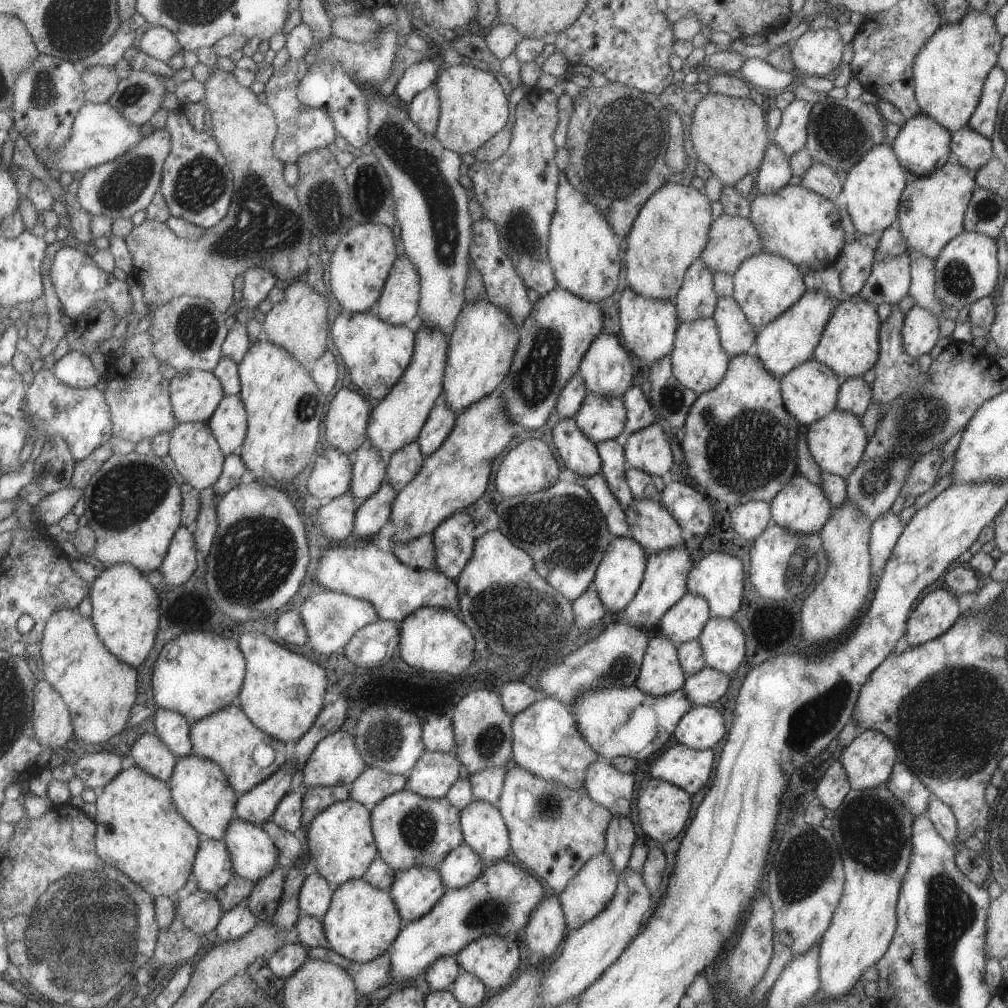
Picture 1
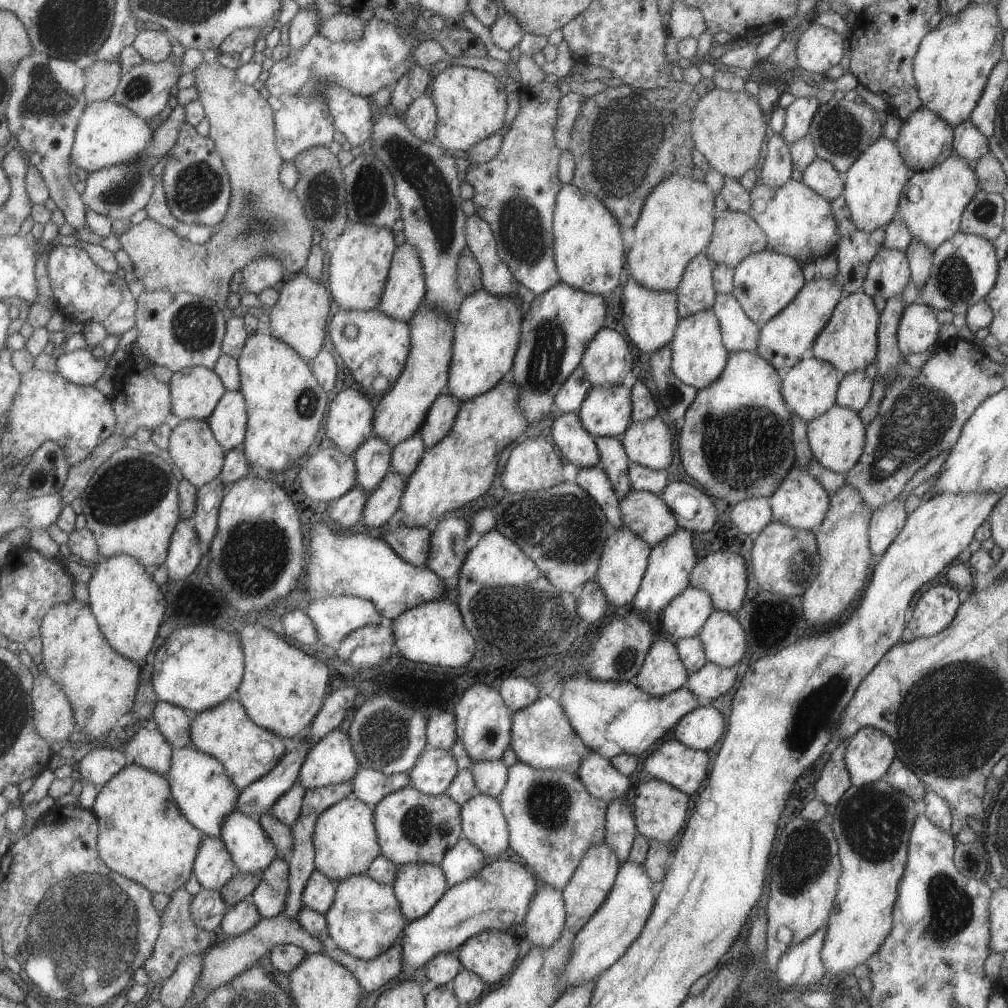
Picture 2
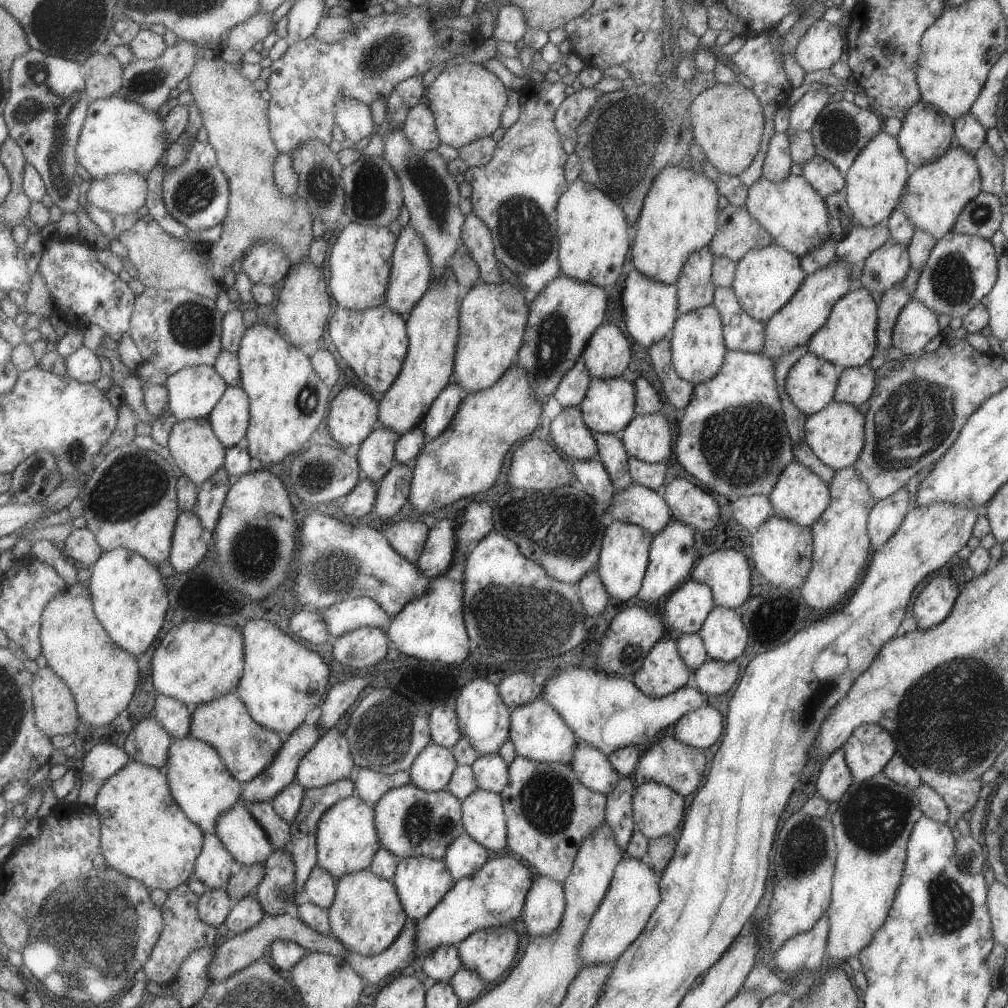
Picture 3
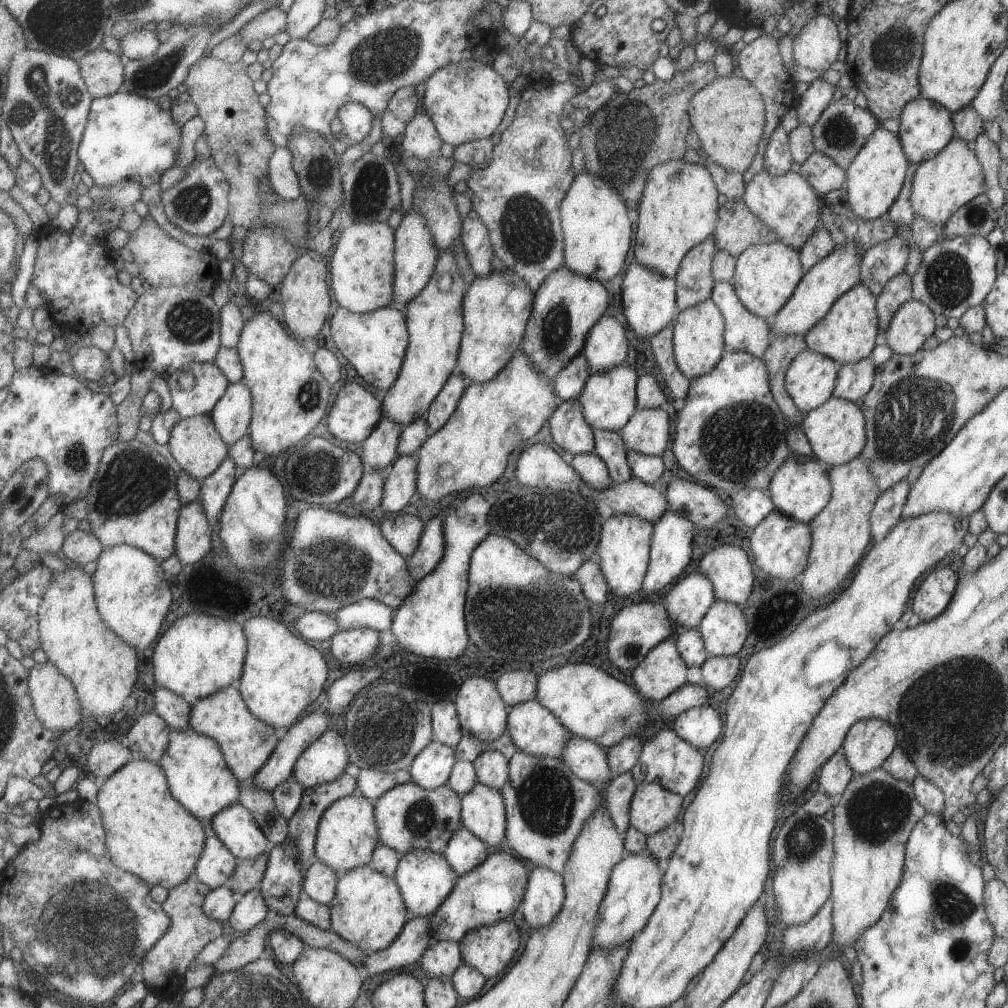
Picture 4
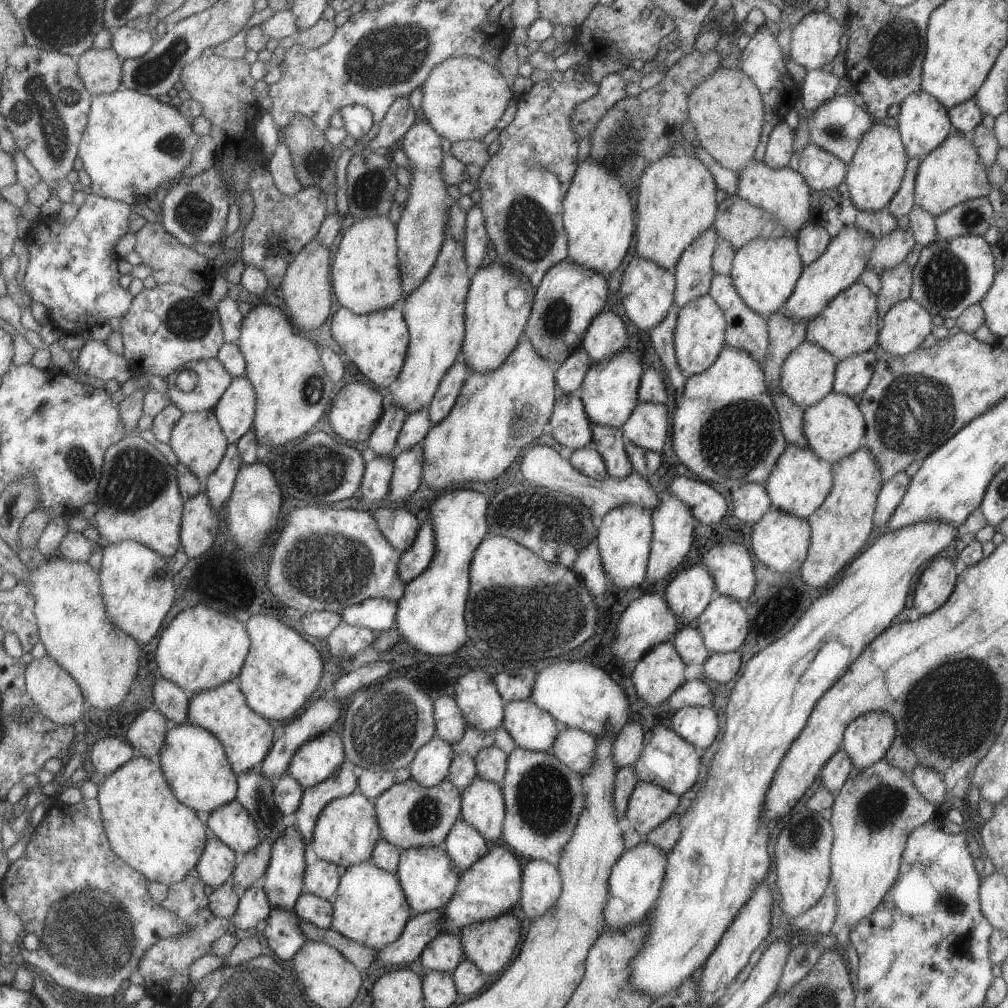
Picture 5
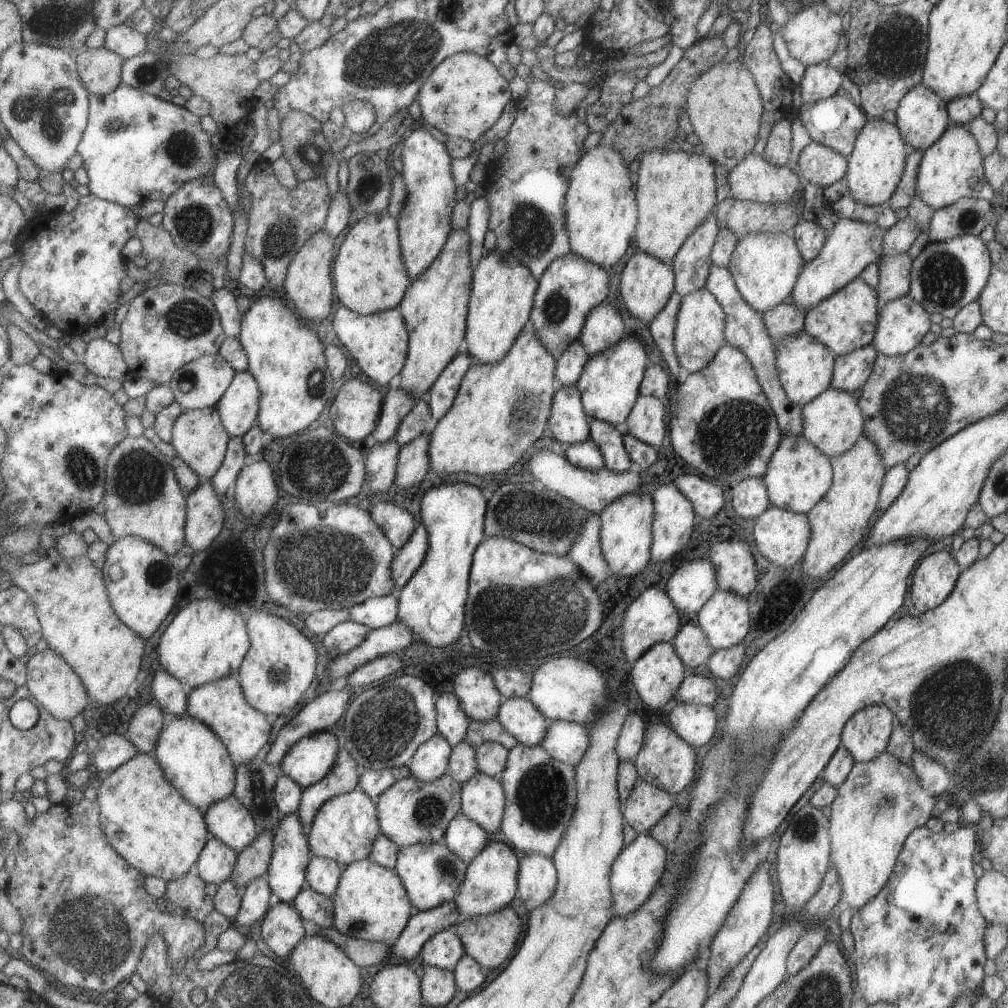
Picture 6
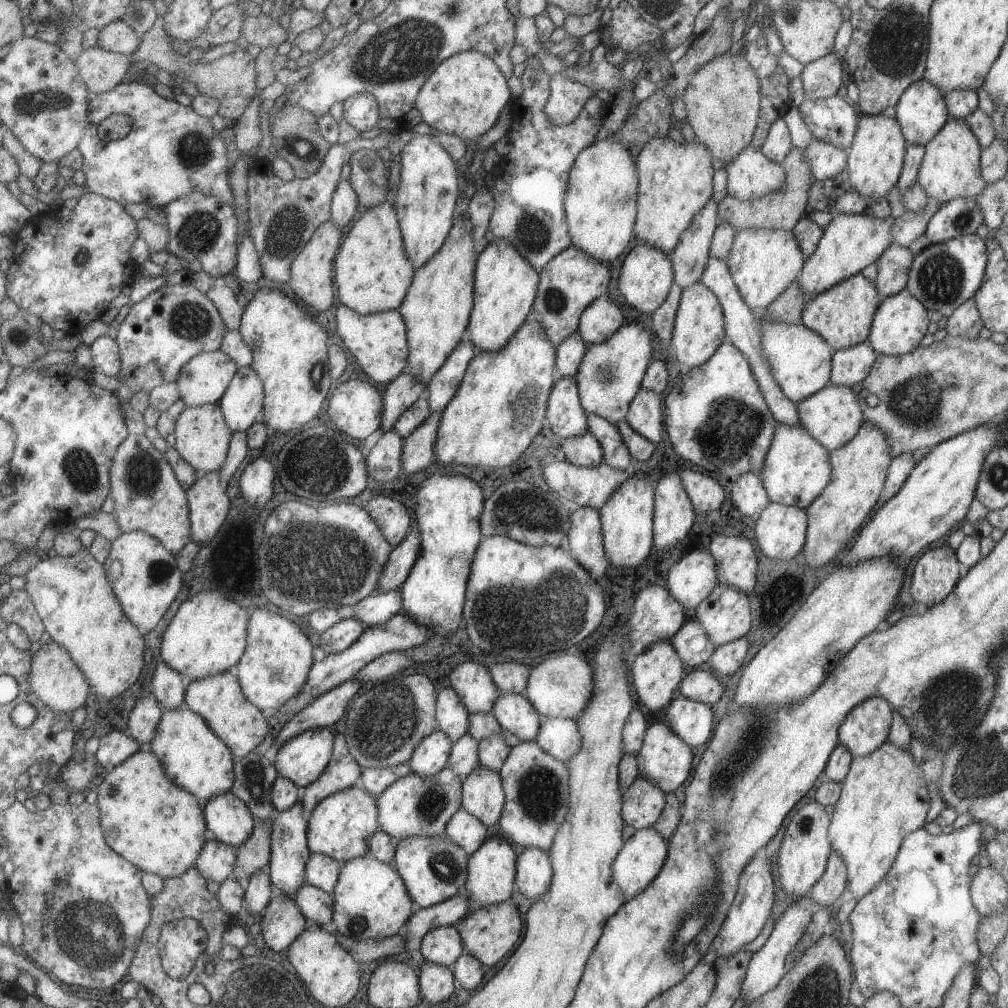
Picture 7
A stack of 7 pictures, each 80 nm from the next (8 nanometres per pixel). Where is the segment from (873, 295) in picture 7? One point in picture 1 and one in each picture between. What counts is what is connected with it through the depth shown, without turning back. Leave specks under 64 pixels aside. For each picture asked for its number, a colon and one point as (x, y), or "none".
1: (849, 345)
2: (848, 341)
3: (847, 337)
4: (848, 332)
5: (849, 324)
6: (844, 321)

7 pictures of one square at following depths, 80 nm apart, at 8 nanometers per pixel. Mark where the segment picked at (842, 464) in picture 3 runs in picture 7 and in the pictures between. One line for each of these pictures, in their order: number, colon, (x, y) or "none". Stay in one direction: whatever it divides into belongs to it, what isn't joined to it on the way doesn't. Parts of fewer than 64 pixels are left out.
4: (835, 430)
5: (834, 427)
6: (832, 421)
7: (831, 415)

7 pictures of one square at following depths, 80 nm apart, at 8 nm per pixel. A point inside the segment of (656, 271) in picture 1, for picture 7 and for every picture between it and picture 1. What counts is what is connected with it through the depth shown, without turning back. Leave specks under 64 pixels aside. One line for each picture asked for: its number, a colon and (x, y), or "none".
2: (675, 224)
3: (678, 215)
4: (677, 209)
5: (676, 193)
6: (675, 190)
7: (674, 180)

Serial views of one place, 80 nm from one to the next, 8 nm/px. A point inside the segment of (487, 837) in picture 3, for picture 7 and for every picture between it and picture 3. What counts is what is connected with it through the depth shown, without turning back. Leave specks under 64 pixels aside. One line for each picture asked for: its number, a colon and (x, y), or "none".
4: (481, 808)
5: (481, 802)
6: (482, 798)
7: (482, 793)

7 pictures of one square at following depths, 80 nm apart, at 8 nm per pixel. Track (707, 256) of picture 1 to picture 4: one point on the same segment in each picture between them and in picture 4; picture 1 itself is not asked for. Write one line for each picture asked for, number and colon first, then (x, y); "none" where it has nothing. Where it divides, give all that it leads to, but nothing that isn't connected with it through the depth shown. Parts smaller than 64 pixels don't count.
2: (735, 235)
3: (737, 231)
4: (737, 227)

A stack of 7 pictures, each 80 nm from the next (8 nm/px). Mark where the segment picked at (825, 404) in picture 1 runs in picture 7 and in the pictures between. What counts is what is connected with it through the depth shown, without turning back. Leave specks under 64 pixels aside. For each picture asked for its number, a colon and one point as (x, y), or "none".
2: (809, 387)
3: (810, 383)
4: (809, 378)
5: (806, 374)
6: (804, 366)
7: (798, 359)

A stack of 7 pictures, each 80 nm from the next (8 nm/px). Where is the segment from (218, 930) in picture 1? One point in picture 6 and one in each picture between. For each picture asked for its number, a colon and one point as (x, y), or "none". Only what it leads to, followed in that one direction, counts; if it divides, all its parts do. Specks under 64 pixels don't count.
2: (240, 917)
3: (246, 912)
4: (249, 910)
5: (252, 906)
6: (257, 897)

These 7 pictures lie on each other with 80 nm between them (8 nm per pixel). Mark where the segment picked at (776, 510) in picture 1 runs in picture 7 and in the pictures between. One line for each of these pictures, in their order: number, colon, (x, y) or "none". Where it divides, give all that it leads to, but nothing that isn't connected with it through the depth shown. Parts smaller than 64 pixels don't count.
2: (800, 502)
3: (799, 495)
4: (800, 487)
5: (799, 481)
6: (797, 474)
7: (795, 468)

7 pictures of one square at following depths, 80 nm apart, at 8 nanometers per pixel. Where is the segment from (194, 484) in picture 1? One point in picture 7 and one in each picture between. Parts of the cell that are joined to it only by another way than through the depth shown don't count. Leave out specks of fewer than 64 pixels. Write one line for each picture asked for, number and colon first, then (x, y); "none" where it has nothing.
2: (192, 448)
3: (198, 453)
4: (194, 443)
5: (196, 439)
6: (199, 438)
7: (201, 436)

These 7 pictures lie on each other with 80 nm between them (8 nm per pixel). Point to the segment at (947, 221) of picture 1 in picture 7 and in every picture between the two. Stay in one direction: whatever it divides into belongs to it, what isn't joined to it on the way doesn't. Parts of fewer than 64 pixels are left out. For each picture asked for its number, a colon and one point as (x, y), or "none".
2: (932, 202)
3: (934, 194)
4: (942, 184)
5: (951, 173)
6: (950, 169)
7: (950, 168)

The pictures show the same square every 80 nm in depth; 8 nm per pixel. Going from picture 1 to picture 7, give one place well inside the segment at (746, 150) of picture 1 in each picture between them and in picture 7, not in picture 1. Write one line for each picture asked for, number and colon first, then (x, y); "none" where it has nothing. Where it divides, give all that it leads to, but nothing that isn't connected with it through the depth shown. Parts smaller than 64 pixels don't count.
2: (727, 128)
3: (727, 123)
4: (727, 115)
5: (726, 109)
6: (723, 103)
7: (721, 99)

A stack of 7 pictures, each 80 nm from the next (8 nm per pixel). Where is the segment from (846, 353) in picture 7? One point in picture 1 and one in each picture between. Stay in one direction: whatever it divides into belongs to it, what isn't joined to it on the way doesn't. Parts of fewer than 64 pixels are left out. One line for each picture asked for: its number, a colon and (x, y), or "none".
1: (854, 395)
2: (853, 392)
3: (854, 386)
4: (853, 380)
5: (852, 374)
6: (850, 371)

